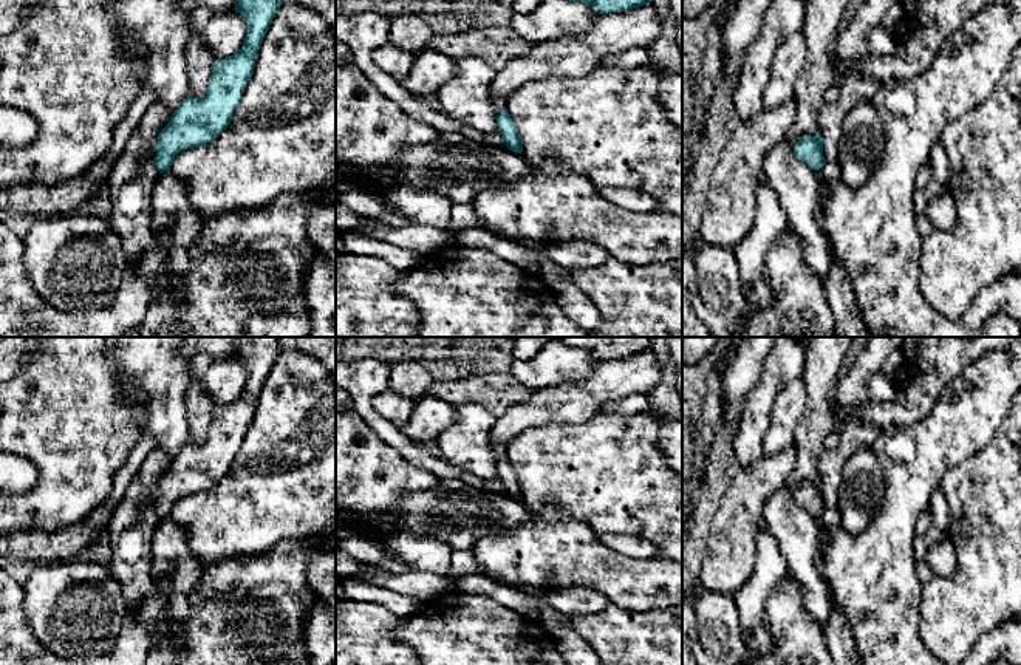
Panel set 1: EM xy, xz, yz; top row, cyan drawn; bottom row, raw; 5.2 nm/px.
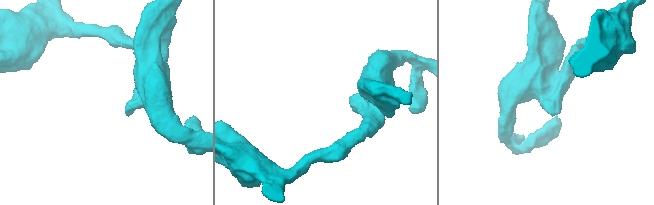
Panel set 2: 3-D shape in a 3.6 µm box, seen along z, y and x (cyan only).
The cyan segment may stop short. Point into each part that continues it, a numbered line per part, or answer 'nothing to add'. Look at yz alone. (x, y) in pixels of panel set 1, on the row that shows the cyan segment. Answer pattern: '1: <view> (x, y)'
nothing to add

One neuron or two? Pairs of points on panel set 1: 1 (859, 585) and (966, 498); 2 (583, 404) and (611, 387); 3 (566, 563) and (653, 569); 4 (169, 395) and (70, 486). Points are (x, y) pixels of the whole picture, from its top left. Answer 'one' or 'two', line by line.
1: two
2: one
3: one
4: two

